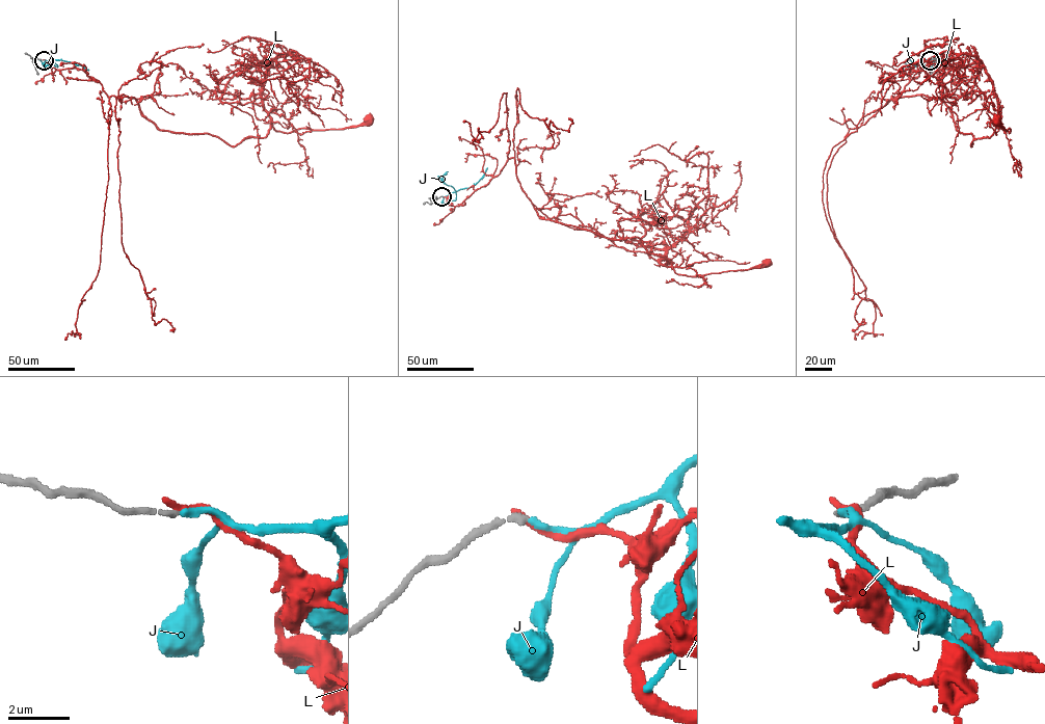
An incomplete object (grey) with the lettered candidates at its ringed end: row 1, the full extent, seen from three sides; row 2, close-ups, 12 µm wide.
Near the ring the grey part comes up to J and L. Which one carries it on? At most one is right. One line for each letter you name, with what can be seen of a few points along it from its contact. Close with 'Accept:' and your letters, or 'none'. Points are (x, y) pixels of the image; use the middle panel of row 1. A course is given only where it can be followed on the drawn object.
J: course (441, 196), (456, 199), (456, 191), (443, 181), (443, 176), (448, 171)
Accept: J

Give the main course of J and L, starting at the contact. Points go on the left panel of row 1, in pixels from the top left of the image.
J: (44, 59), (57, 66), (51, 62), (45, 68), (50, 62)
L: (44, 59), (133, 98), (161, 130), (231, 145), (272, 124), (287, 133), (369, 119)

